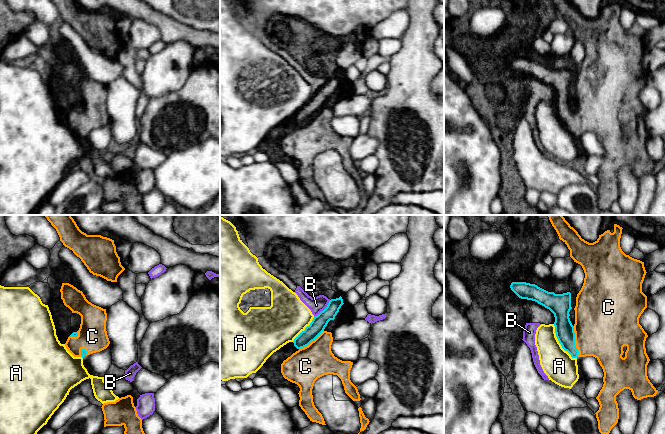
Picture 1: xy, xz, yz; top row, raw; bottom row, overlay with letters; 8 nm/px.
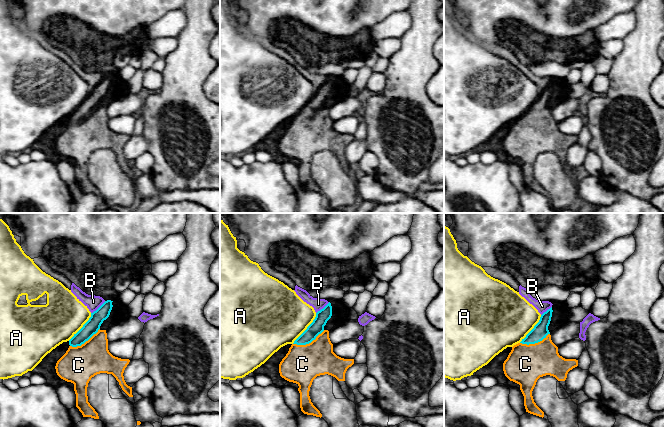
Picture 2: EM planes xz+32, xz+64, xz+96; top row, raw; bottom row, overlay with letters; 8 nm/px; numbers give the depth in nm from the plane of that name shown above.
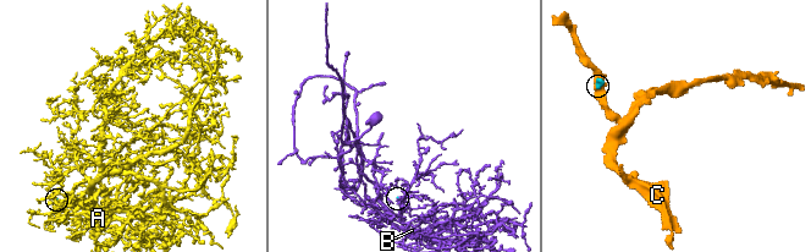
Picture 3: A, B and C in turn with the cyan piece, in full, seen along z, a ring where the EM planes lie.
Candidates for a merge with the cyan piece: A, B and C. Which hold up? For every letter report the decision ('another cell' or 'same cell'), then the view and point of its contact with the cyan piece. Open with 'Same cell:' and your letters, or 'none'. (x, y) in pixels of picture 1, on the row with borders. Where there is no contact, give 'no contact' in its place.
Same cell: C
A: another cell; meets cyan in yz at (559, 342)
B: another cell; meets cyan in xz at (324, 309)
C: same cell; meets cyan in yz at (574, 341)

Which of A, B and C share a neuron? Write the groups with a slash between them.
A / B / C

